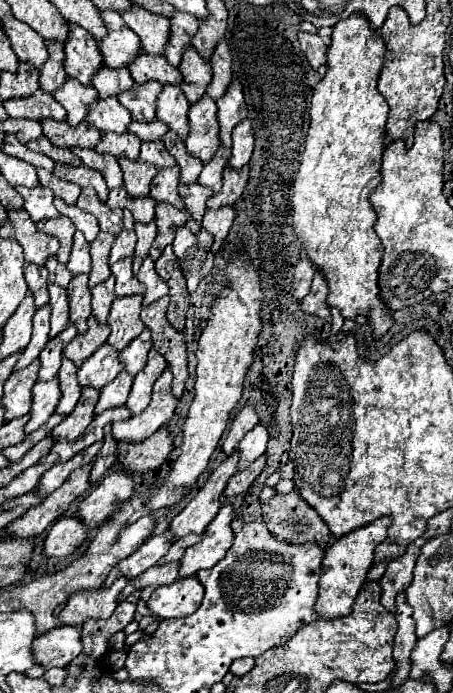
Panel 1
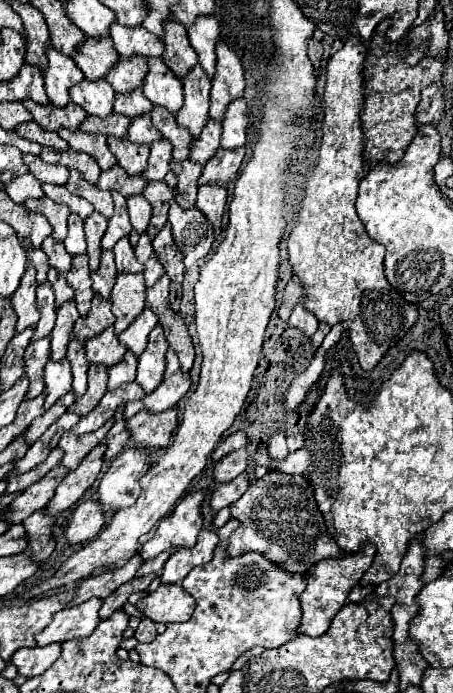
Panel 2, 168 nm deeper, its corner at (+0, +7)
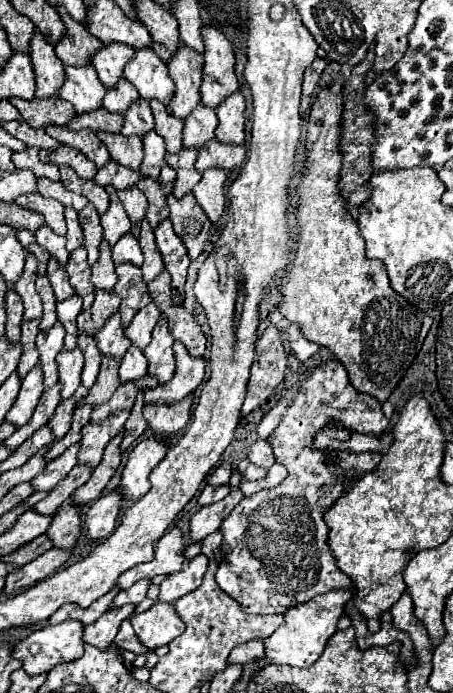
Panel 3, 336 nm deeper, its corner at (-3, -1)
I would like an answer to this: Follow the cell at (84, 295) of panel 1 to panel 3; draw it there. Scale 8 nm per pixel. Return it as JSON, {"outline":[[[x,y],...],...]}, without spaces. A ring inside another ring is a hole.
{"outline":[[[80,247],[76,253],[70,253],[70,261],[66,265],[66,273],[70,277],[70,285],[82,297],[82,309],[90,309],[94,301],[94,285],[90,281],[90,265],[86,263],[86,249]]]}

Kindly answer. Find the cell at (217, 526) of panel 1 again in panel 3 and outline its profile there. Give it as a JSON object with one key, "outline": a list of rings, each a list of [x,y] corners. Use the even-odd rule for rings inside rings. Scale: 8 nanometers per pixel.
{"outline":[[[204,553],[196,555],[194,559],[188,561],[186,569],[180,569],[178,573],[168,575],[162,581],[158,599],[164,601],[164,603],[174,603],[178,597],[194,591],[202,583],[202,577],[204,577],[206,569],[208,569],[208,557]]]}

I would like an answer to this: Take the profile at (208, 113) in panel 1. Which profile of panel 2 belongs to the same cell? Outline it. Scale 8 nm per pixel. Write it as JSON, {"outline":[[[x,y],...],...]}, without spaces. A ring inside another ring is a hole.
{"outline":[[[195,65],[185,77],[183,77],[183,95],[185,103],[179,109],[177,123],[187,127],[191,135],[199,135],[203,125],[209,119],[209,89],[211,79],[207,77],[205,69],[201,65]]]}

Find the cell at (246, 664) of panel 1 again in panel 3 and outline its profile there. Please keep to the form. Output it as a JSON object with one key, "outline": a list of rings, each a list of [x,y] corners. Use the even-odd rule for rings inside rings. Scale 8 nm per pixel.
{"outline":[[[250,641],[246,645],[240,645],[238,649],[234,649],[234,653],[230,653],[228,657],[228,663],[234,663],[234,665],[246,665],[246,663],[256,663],[260,659],[264,659],[264,643],[262,641]]]}

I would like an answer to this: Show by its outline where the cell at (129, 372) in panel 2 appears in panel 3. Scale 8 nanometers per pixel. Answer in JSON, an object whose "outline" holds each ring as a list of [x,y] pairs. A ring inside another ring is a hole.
{"outline":[[[132,345],[120,361],[120,383],[124,385],[124,383],[136,381],[144,375],[146,375],[146,357],[144,357],[142,349]]]}

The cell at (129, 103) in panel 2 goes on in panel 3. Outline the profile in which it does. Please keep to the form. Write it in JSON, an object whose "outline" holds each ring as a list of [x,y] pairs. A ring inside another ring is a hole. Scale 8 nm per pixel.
{"outline":[[[122,79],[116,89],[108,89],[106,91],[106,97],[102,101],[104,109],[110,111],[110,113],[120,113],[124,115],[134,101],[138,101],[138,89],[134,89],[134,85],[130,85],[130,81]]]}

